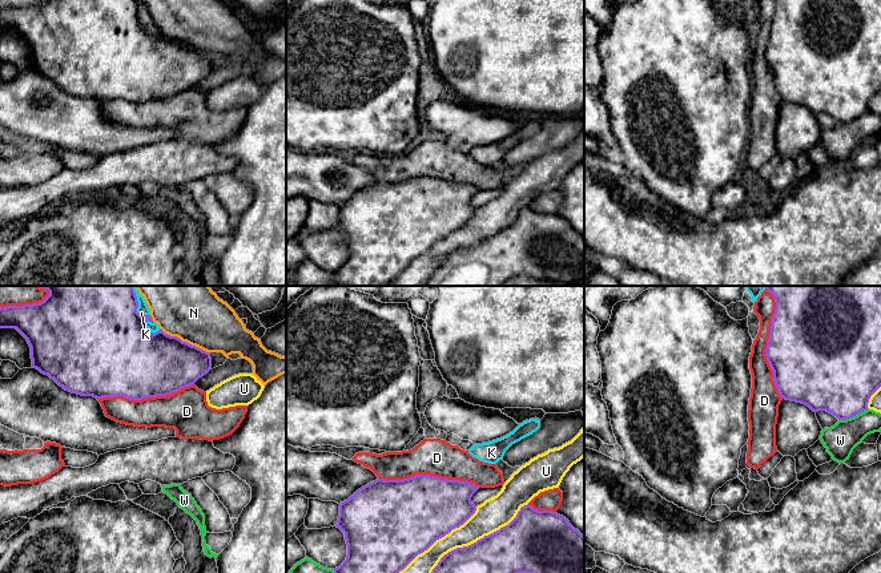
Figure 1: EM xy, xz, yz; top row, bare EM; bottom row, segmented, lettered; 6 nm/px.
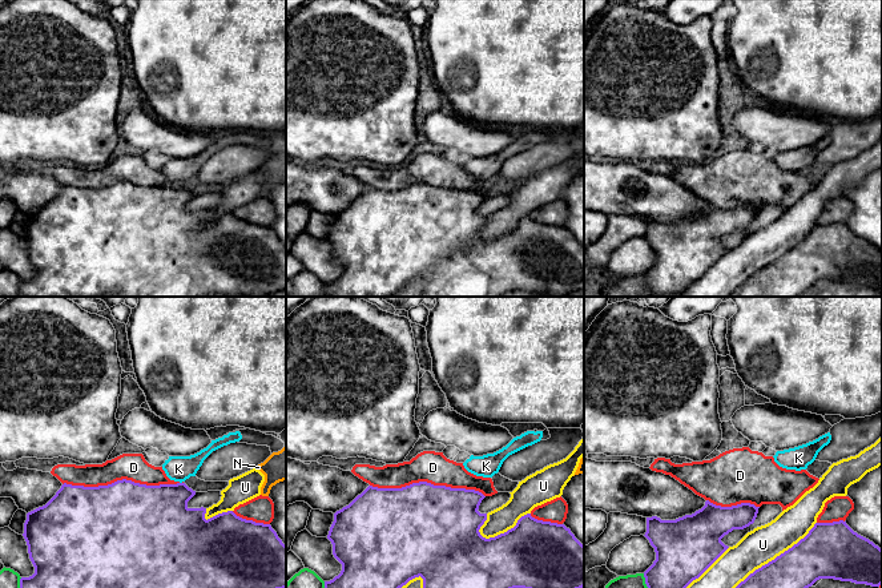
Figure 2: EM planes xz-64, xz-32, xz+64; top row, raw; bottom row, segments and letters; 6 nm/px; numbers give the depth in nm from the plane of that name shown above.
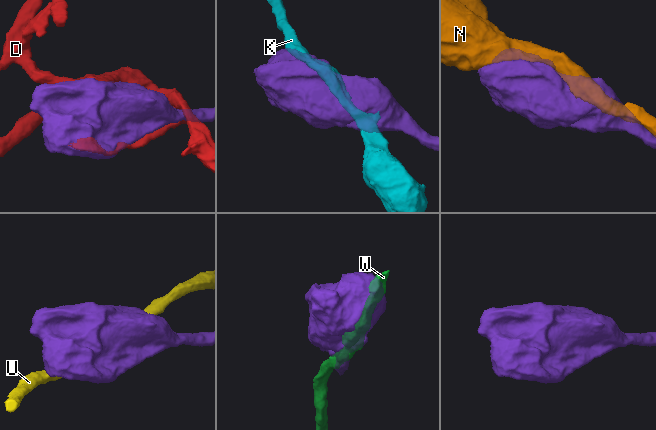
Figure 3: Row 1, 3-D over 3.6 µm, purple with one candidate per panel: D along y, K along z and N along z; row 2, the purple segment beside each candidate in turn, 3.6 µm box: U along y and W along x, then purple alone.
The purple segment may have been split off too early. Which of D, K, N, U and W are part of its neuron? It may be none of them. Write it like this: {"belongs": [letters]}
{"belongs": []}

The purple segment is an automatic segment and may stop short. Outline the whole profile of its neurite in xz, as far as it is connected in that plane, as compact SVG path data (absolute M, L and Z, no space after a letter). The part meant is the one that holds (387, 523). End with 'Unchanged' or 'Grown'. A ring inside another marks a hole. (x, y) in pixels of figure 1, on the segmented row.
M415 475L403 480L378 479L339 504L339 516L334 526L345 533L347 544L346 560L334 573L399 573L418 554L427 550L437 540L463 525L476 511L471 503L479 489L472 483L440 479L430 475Z. Unchanged

